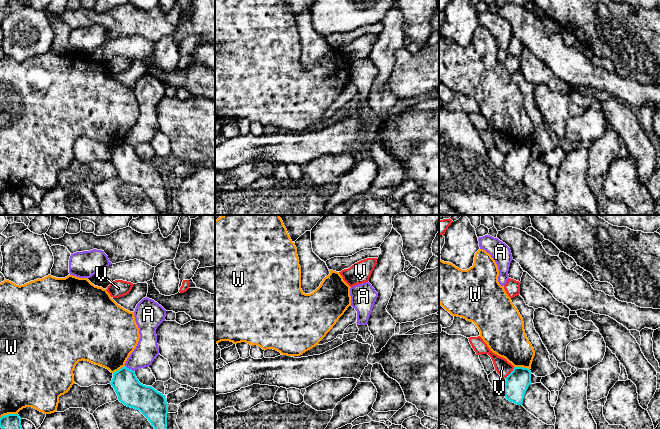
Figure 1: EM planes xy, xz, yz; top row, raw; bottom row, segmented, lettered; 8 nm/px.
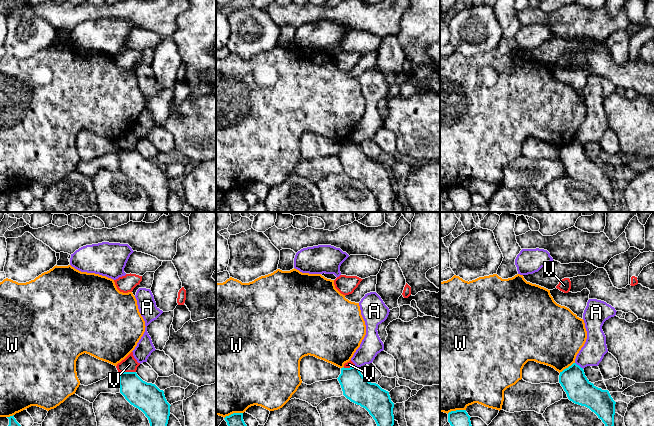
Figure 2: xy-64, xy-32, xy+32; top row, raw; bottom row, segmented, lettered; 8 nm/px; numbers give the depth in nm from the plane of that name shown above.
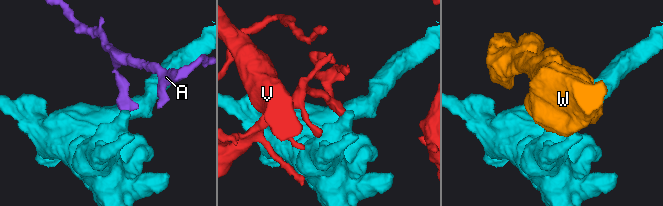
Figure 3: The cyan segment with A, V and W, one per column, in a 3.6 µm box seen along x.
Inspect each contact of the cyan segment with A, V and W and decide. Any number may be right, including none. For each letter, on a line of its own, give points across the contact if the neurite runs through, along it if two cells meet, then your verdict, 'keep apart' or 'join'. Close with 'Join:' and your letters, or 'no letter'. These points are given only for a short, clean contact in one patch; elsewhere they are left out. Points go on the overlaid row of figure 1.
A: border xy (125, 365), (133, 371); keep apart
V: keep apart
W: keep apart
Join: no letter

